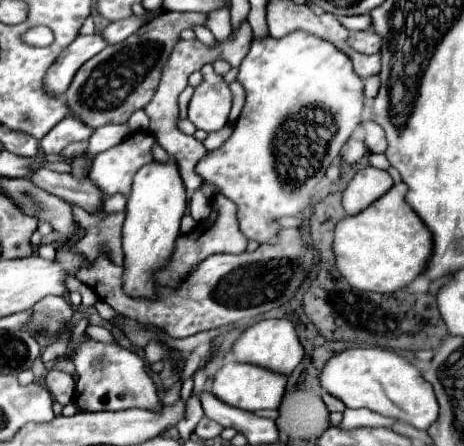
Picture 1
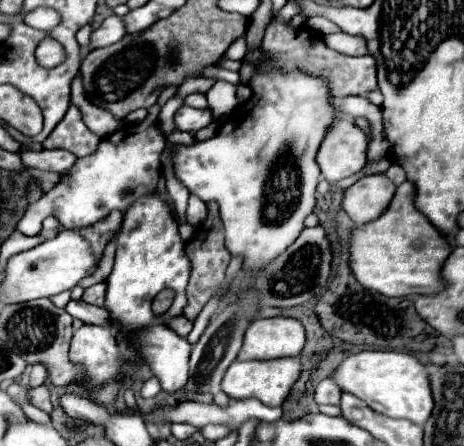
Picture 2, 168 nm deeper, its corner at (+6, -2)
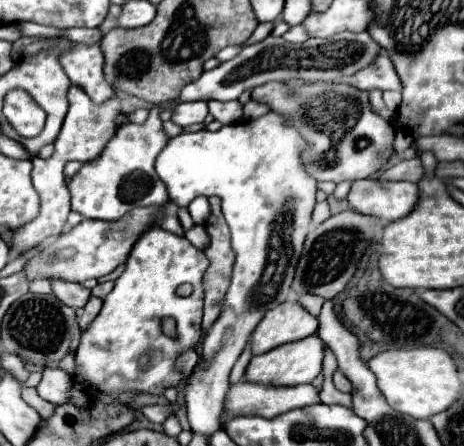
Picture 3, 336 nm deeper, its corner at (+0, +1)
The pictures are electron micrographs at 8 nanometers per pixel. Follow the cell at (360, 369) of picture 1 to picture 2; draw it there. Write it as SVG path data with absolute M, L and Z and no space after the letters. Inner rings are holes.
M368 350L352 354L336 368L332 378L340 386L340 390L352 392L354 396L362 398L370 408L390 418L406 418L422 426L434 408L426 366L404 352Z

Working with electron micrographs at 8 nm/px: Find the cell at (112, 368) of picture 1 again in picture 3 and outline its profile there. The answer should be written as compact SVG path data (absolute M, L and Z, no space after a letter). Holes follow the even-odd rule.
M90 297L88 305L84 307L84 313L82 313L82 317L80 317L80 329L82 329L82 331L88 329L88 325L96 319L96 315L100 313L100 309L102 309L102 299Z

